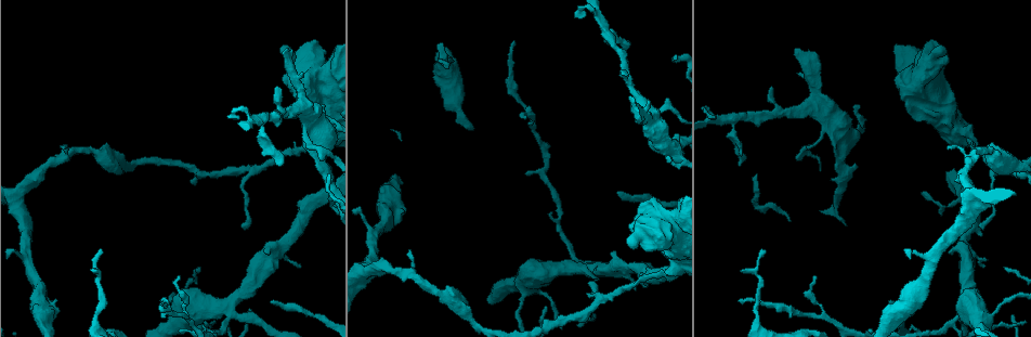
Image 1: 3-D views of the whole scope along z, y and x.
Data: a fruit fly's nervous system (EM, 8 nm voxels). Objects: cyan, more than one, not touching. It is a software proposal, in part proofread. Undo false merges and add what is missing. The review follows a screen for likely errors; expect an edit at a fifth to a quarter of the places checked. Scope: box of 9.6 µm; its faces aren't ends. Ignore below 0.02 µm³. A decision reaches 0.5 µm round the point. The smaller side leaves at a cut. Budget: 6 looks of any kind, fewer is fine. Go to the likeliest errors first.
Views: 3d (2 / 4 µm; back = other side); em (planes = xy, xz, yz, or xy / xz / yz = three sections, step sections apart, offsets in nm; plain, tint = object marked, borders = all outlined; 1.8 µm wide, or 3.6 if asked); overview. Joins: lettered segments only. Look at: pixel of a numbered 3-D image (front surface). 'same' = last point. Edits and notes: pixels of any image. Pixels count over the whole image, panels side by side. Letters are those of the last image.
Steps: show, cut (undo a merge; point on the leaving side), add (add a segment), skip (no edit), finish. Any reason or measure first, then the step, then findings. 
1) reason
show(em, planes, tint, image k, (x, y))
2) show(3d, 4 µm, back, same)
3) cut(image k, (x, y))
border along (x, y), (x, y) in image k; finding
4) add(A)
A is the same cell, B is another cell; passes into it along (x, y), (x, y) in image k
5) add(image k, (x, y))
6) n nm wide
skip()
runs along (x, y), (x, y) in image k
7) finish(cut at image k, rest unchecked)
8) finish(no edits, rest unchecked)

an open end
show(em, planes, borders, image 1, (619, 193))

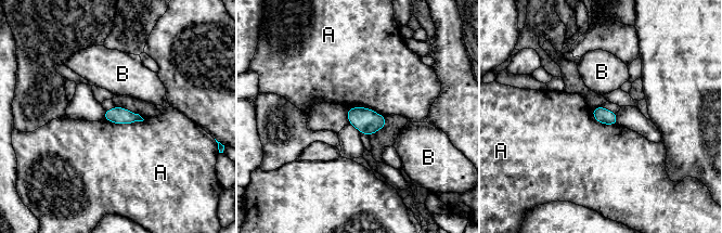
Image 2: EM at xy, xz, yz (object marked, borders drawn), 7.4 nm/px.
120 nm wide
skip()
A and B are other cells; border along (103, 119), (117, 124), (144, 119) in image 2; none of them fits

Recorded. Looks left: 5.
free end
show(3d, 4 µm, image 1, (797, 49))

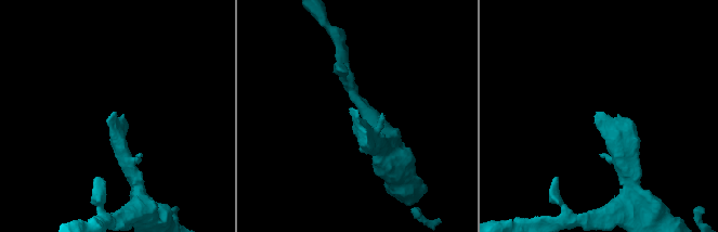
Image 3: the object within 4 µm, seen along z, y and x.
show(em, planes, plain, image 3, (602, 113))

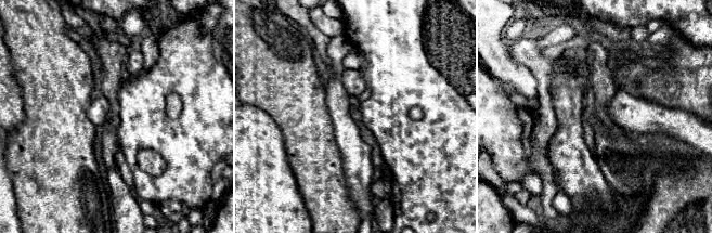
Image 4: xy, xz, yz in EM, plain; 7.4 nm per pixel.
show(em, planes, borders, same)

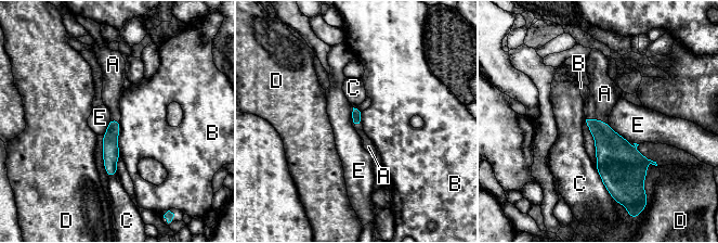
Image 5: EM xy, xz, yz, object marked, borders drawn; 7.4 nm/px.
add(A)
A is the same cell, B, C, D and E are other cells; passes into it along (611, 149), (597, 119), (604, 93) in image 5; it goes on there

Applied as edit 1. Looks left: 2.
sharp bend
show(em, planes, borders, image 1, (818, 140))

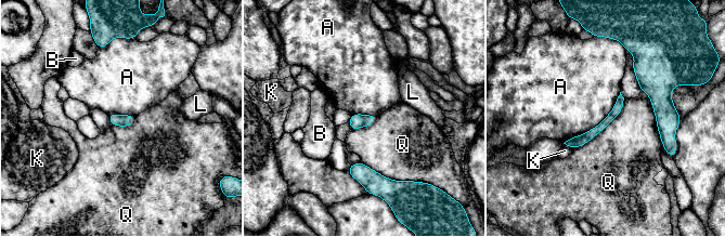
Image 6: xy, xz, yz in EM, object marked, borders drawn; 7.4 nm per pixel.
A touches over 550 nm
skip()
A, B, K, L and Q are other cells; runs along (620, 99), (599, 128), (569, 143) in image 6; continuous, no second neuron

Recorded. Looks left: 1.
finish(add at image 5, rest unchecked)

